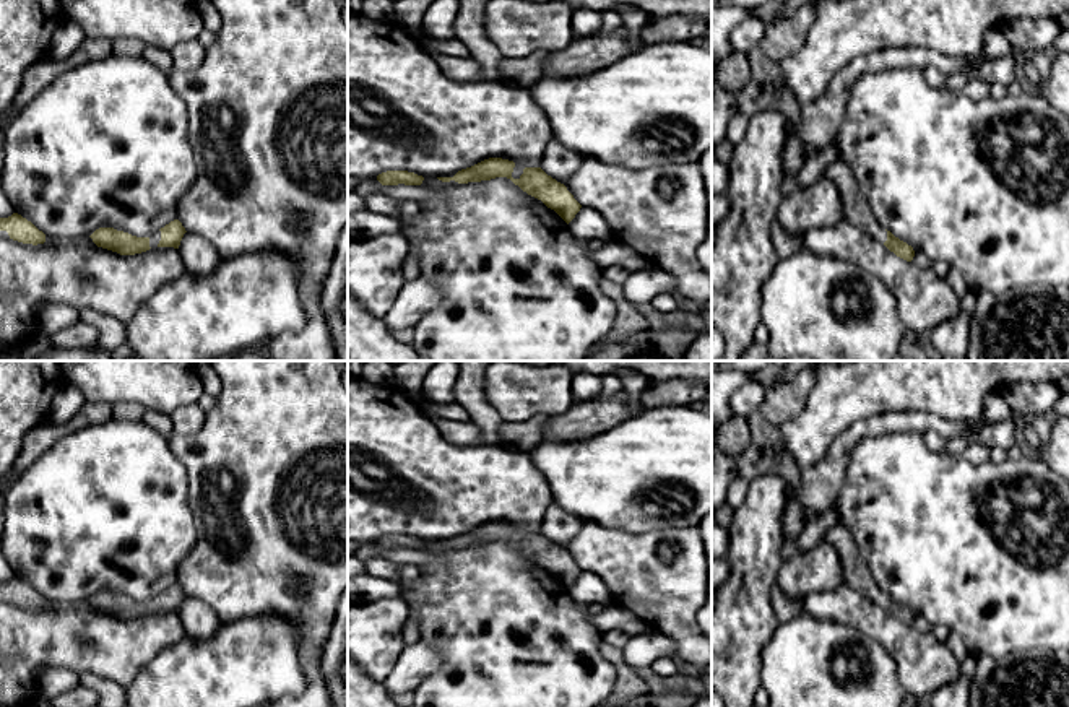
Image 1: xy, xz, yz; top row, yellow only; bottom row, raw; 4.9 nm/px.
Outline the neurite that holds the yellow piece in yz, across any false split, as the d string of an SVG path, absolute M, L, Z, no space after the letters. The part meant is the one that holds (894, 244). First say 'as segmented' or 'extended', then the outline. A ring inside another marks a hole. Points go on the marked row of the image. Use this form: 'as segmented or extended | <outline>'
extended | M840 154L833 158L825 176L833 180L840 192L845 219L848 223L869 234L874 241L884 244L897 257L907 262L913 260L913 247L895 237L890 231L885 231L869 213L869 202L863 195L853 171Z

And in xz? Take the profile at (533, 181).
extended | M489 158L471 167L458 171L453 177L437 179L442 182L455 180L458 184L468 184L491 180L496 177L510 179L523 192L554 210L567 224L582 208L567 187L547 176L541 167L525 167L502 158Z

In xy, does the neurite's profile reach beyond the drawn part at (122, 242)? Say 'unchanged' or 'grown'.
grown

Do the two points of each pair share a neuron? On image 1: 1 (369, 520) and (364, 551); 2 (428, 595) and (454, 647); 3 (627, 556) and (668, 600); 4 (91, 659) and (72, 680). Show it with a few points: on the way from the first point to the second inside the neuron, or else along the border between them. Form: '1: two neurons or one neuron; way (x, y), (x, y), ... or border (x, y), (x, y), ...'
1: two neurons; border (376, 542), (364, 545)
2: one neuron; way (441, 608), (454, 621), (454, 634)
3: one neuron; way (639, 568), (660, 589)
4: two neurons; border (39, 673), (47, 668), (70, 668), (78, 675)

